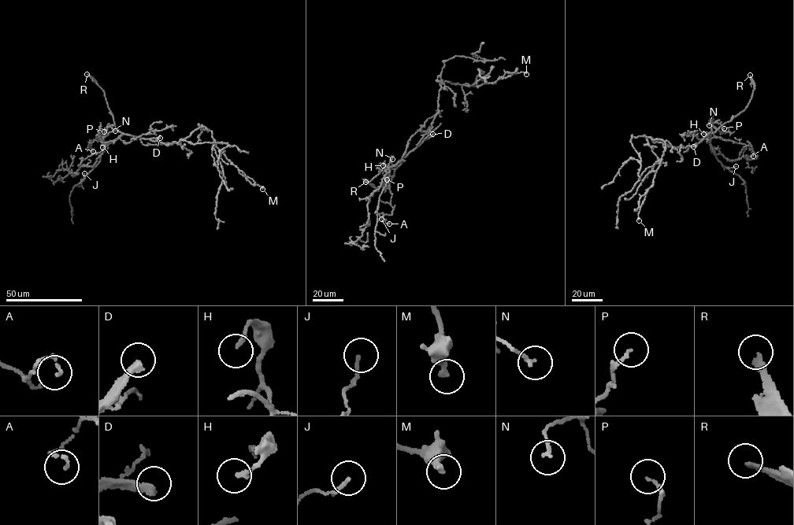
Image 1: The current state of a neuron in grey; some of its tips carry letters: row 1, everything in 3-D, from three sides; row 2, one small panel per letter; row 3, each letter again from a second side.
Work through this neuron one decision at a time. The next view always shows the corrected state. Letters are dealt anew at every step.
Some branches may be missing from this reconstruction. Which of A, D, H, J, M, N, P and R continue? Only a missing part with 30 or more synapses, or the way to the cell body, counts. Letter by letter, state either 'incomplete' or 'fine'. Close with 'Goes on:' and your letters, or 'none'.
A: fine
D: incomplete
H: fine
J: fine
M: fine
N: fine
P: fine
R: incomplete
Goes on: D, R

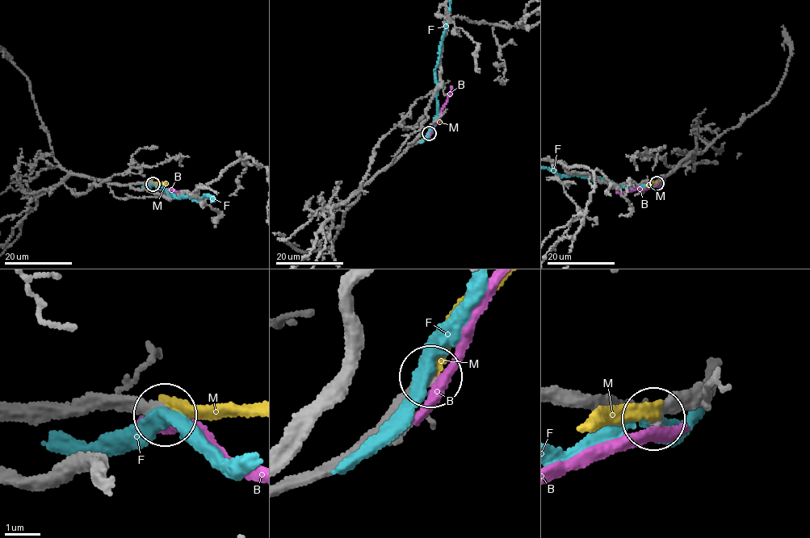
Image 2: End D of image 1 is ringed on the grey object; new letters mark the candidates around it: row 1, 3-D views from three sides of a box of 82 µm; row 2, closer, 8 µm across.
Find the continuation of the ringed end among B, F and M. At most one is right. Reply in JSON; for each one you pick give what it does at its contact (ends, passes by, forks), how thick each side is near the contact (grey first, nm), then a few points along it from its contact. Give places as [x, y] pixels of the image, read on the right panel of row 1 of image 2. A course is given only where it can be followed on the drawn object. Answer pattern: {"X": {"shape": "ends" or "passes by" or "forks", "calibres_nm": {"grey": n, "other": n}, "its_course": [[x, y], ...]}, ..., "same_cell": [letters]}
{"same_cell": []}

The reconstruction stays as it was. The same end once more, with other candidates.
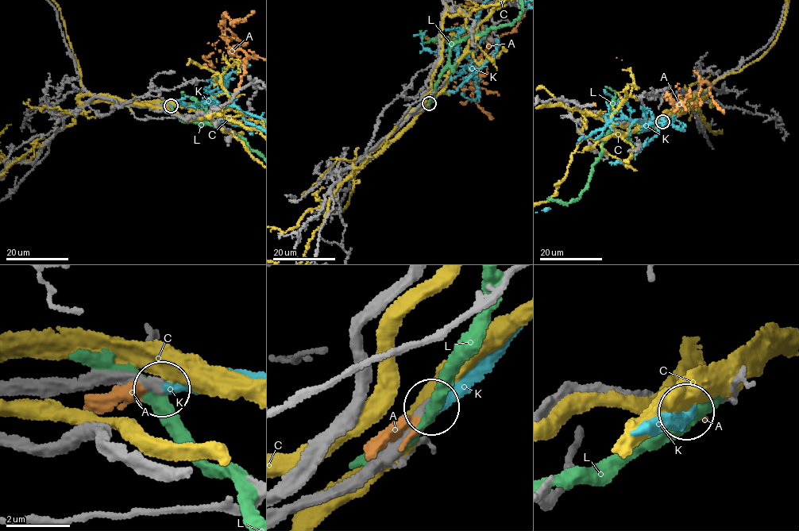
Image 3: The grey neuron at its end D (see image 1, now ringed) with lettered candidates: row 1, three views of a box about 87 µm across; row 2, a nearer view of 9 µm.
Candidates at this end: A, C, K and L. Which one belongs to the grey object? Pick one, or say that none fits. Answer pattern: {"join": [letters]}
{"join": ["K"]}

